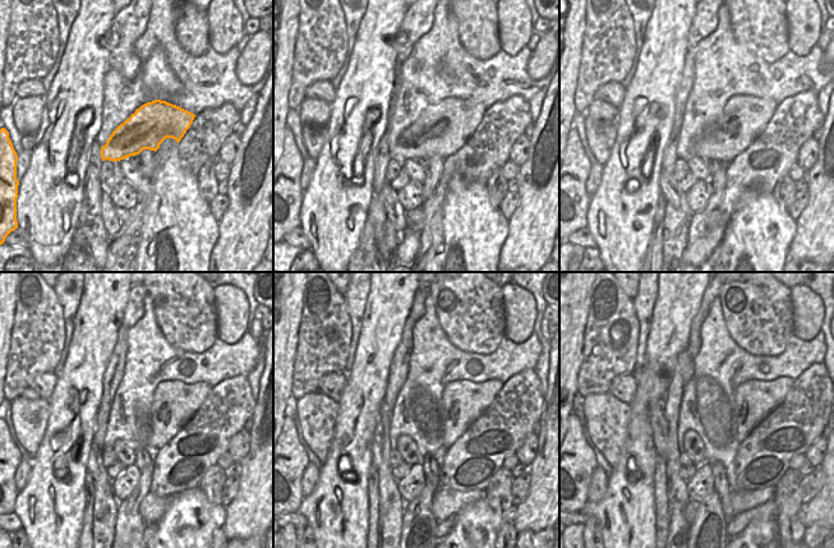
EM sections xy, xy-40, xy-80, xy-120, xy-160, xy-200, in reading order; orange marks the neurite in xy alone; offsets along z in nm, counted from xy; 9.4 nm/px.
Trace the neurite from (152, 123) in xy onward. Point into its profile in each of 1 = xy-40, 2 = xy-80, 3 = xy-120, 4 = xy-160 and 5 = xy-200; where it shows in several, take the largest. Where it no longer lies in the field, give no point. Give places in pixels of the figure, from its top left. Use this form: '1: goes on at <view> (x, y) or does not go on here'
1: goes on at xy-40 (442, 129)
2: goes on at xy-80 (743, 119)
3: goes on at xy-120 (174, 403)
4: goes on at xy-160 (464, 401)
5: goes on at xy-200 (754, 400)

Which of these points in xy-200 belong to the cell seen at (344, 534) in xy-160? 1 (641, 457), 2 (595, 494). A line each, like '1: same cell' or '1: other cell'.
1: same cell
2: other cell

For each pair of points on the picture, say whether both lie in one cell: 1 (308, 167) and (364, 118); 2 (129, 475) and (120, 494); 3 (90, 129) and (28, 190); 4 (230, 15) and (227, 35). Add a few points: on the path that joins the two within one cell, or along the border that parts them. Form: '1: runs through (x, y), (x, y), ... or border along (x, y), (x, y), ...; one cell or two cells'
1: border along (316, 160), (313, 176), (304, 189); two cells
2: runs through (128, 480), (121, 489); one cell
3: runs through (87, 104), (60, 127), (54, 161); one cell
4: runs through (227, 21), (227, 30); one cell

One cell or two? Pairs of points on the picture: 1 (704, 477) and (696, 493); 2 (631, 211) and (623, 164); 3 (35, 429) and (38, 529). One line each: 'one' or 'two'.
1: one
2: one
3: two

